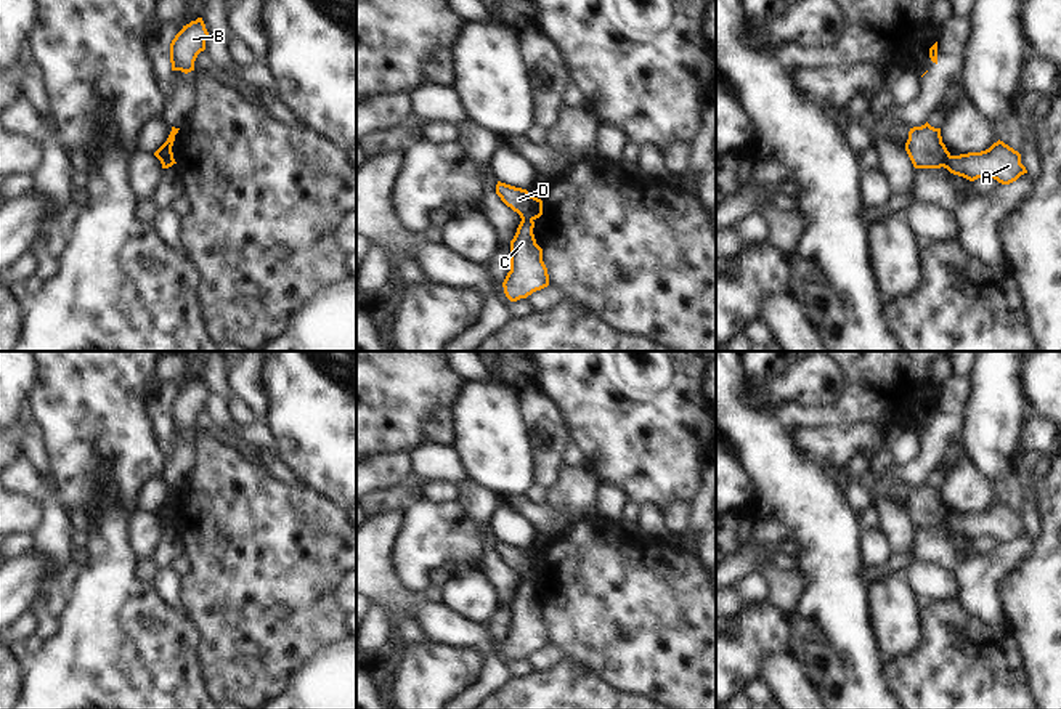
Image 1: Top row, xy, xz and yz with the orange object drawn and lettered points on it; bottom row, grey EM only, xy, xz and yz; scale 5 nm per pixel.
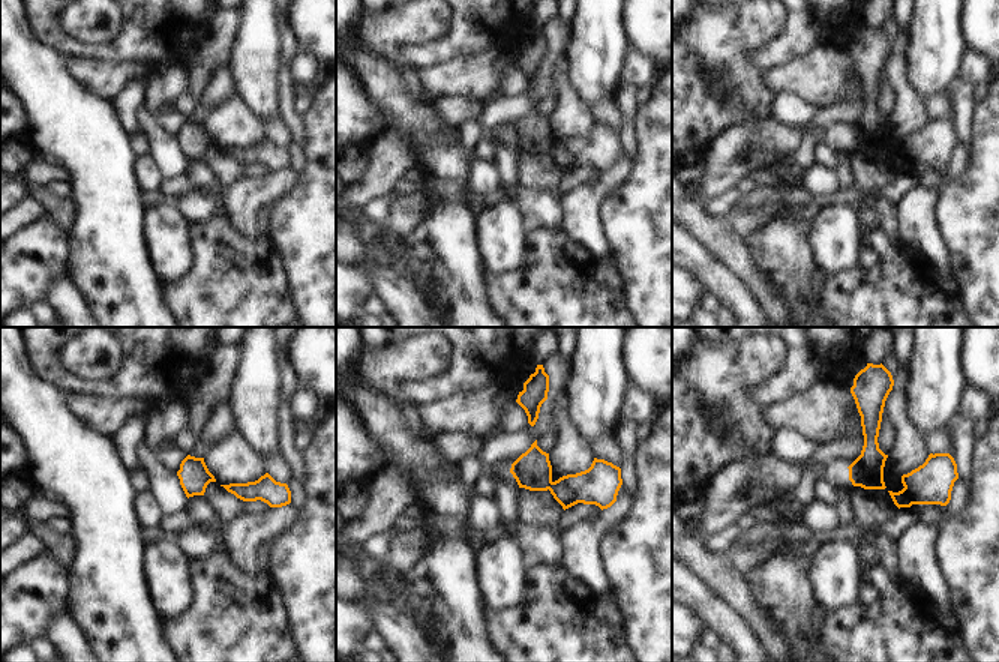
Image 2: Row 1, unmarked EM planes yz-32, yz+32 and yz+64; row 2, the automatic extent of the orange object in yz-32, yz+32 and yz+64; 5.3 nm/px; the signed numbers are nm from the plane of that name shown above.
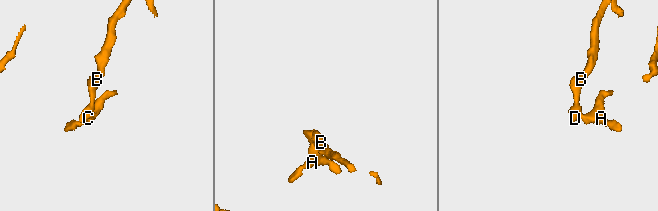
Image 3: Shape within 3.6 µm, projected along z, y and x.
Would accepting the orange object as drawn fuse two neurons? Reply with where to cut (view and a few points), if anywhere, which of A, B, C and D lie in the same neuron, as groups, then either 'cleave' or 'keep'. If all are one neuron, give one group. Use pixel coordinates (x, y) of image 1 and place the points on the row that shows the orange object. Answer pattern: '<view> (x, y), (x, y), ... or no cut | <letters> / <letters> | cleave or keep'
yz (949, 154), (943, 166) | A C / B D | cleave

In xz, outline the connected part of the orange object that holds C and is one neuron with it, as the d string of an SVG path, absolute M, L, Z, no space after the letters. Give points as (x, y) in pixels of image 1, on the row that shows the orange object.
M522 220L510 241L510 271L502 282L504 294L510 302L526 298L549 286L543 249L536 244L533 228L533 220Z

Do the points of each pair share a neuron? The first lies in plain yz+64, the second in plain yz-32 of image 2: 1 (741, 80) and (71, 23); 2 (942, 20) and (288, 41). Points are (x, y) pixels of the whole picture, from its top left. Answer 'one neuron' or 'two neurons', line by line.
1: one neuron
2: two neurons

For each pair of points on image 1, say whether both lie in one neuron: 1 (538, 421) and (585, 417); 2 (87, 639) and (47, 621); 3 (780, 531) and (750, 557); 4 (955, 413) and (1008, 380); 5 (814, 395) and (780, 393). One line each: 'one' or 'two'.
1: two
2: two
3: one
4: two
5: one

